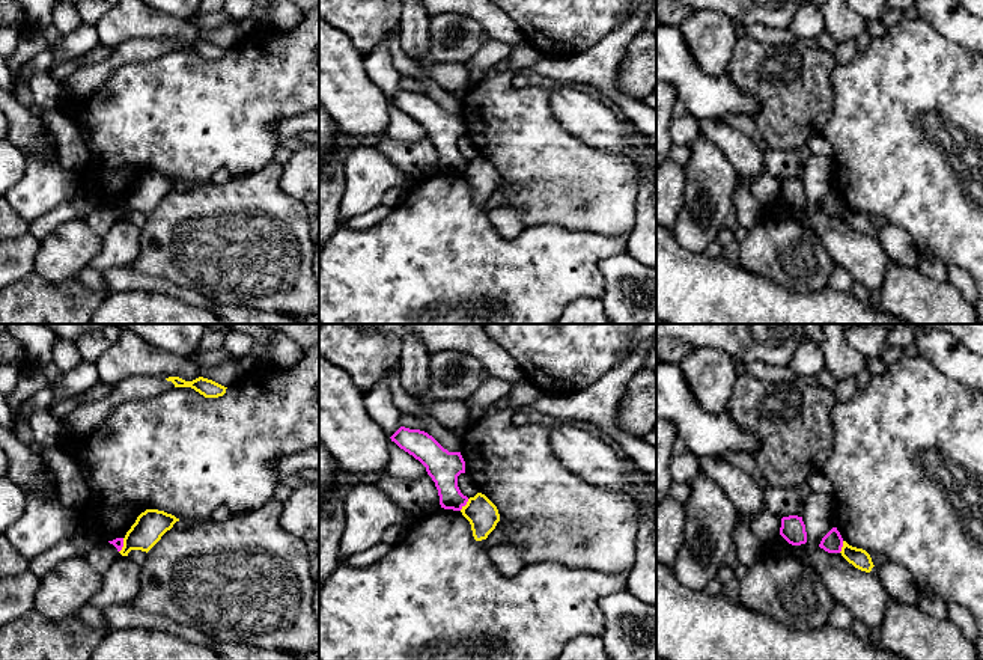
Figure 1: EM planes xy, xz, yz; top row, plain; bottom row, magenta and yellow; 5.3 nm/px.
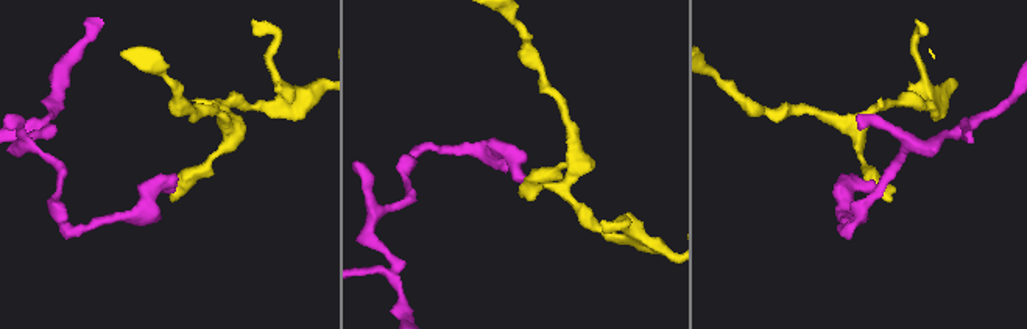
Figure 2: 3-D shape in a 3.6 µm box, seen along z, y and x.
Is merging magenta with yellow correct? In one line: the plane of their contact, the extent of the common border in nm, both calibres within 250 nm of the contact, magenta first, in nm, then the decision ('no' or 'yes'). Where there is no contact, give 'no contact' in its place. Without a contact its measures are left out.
meets magenta in xz; contact 80 nm long; 170 nm thick on the magenta side, 160 nm on the other; no

